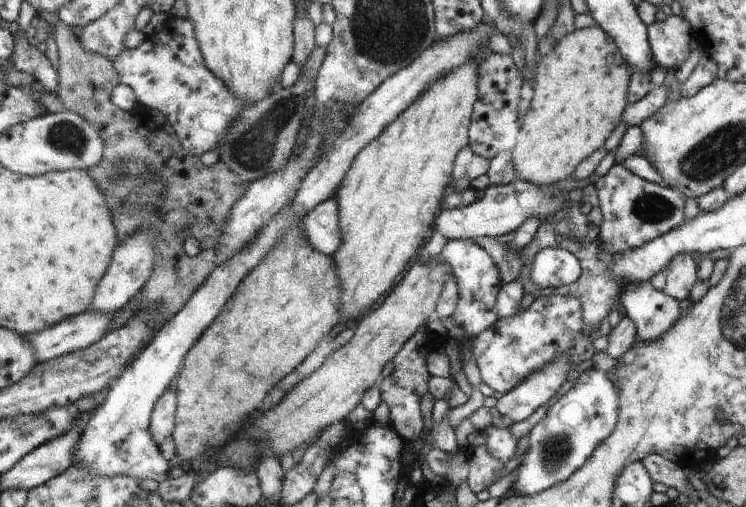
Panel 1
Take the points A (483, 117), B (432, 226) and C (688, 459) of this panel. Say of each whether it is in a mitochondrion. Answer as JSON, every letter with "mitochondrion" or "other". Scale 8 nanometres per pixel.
{"A":"other","B":"other","C":"other"}

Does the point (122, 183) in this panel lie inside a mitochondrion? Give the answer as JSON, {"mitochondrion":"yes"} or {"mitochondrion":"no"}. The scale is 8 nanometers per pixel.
{"mitochondrion":"yes"}

